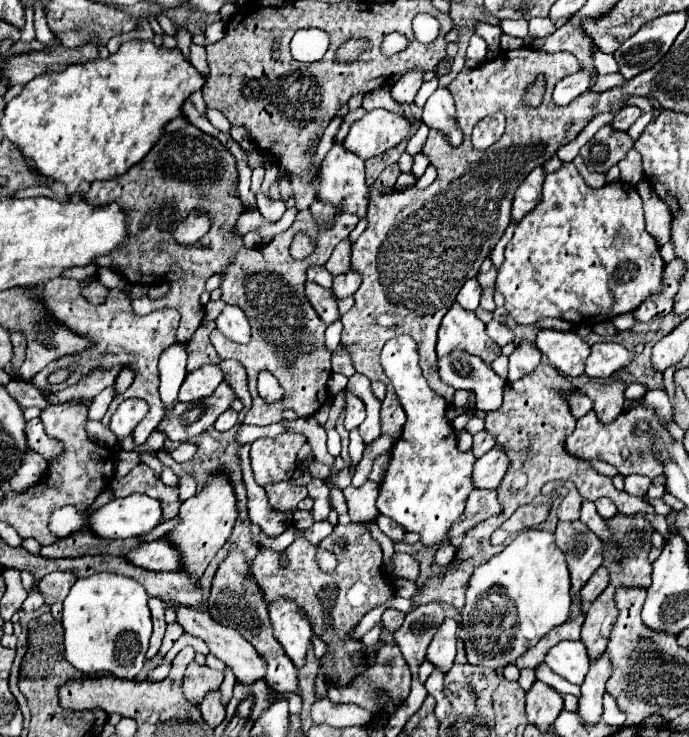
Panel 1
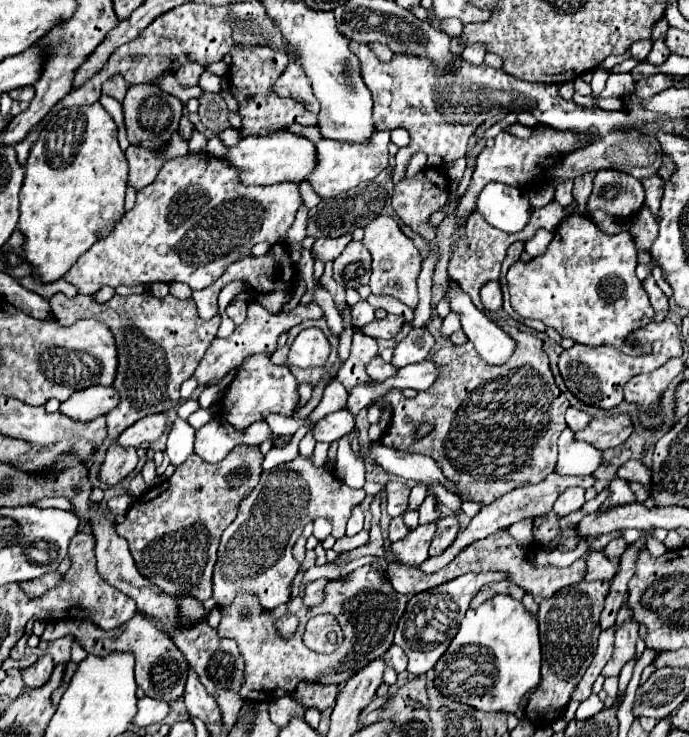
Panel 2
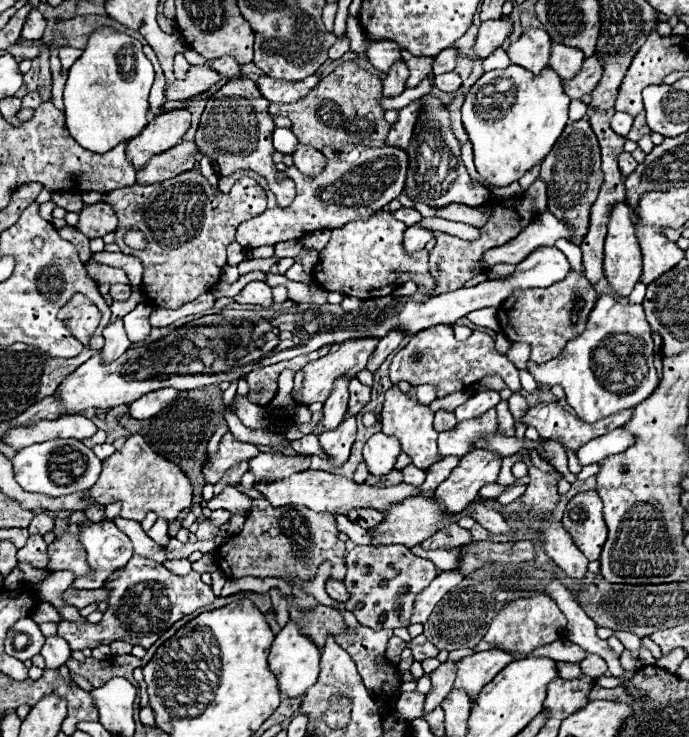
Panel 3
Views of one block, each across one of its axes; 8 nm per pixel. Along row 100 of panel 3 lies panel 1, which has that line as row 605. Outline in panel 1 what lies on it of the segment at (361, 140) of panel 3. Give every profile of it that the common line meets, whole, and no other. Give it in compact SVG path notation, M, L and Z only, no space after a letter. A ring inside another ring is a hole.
M352 524L350 530L342 532L348 536L348 548L324 548L334 552L338 558L338 566L334 572L322 572L316 562L316 546L306 542L304 538L296 538L294 544L286 550L288 554L288 568L282 568L278 562L278 556L272 550L260 550L258 556L252 562L252 572L264 592L264 598L268 602L276 602L280 598L292 600L298 604L306 618L310 620L312 634L326 642L328 650L320 658L322 674L326 680L326 686L348 686L356 676L364 672L364 668L358 668L364 664L364 658L368 652L378 652L382 642L374 646L364 646L360 640L354 640L350 634L358 626L358 622L364 618L366 612L370 612L376 606L382 606L384 602L394 598L394 586L390 584L388 576L382 570L382 546L378 540L374 540L368 530L362 524ZM358 550L358 556L352 558L352 552Z

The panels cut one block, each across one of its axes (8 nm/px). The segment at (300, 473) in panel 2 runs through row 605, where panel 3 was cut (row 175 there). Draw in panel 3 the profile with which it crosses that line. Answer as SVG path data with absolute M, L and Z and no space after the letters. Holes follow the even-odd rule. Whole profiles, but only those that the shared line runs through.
M240 78L232 80L226 86L222 86L210 100L204 110L204 120L198 126L198 150L200 154L208 156L214 172L224 178L230 176L234 170L248 168L258 172L262 178L268 180L270 190L276 194L278 206L286 208L292 204L296 196L294 182L290 178L278 180L280 170L276 170L276 164L272 160L272 154L276 152L272 146L272 132L274 132L274 120L268 112L268 100L262 98L258 92L254 80Z

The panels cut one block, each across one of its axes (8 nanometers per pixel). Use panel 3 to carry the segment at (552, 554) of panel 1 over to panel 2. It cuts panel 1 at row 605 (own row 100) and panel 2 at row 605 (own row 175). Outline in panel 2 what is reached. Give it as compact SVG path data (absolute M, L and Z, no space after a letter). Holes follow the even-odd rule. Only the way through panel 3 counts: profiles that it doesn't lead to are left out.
M494 594L486 602L482 602L476 610L468 610L458 634L452 638L448 652L444 652L444 660L436 664L436 688L442 696L460 700L484 712L514 712L518 718L524 718L518 704L520 698L538 686L540 682L540 636L538 636L538 620L530 614L524 604L510 594Z

